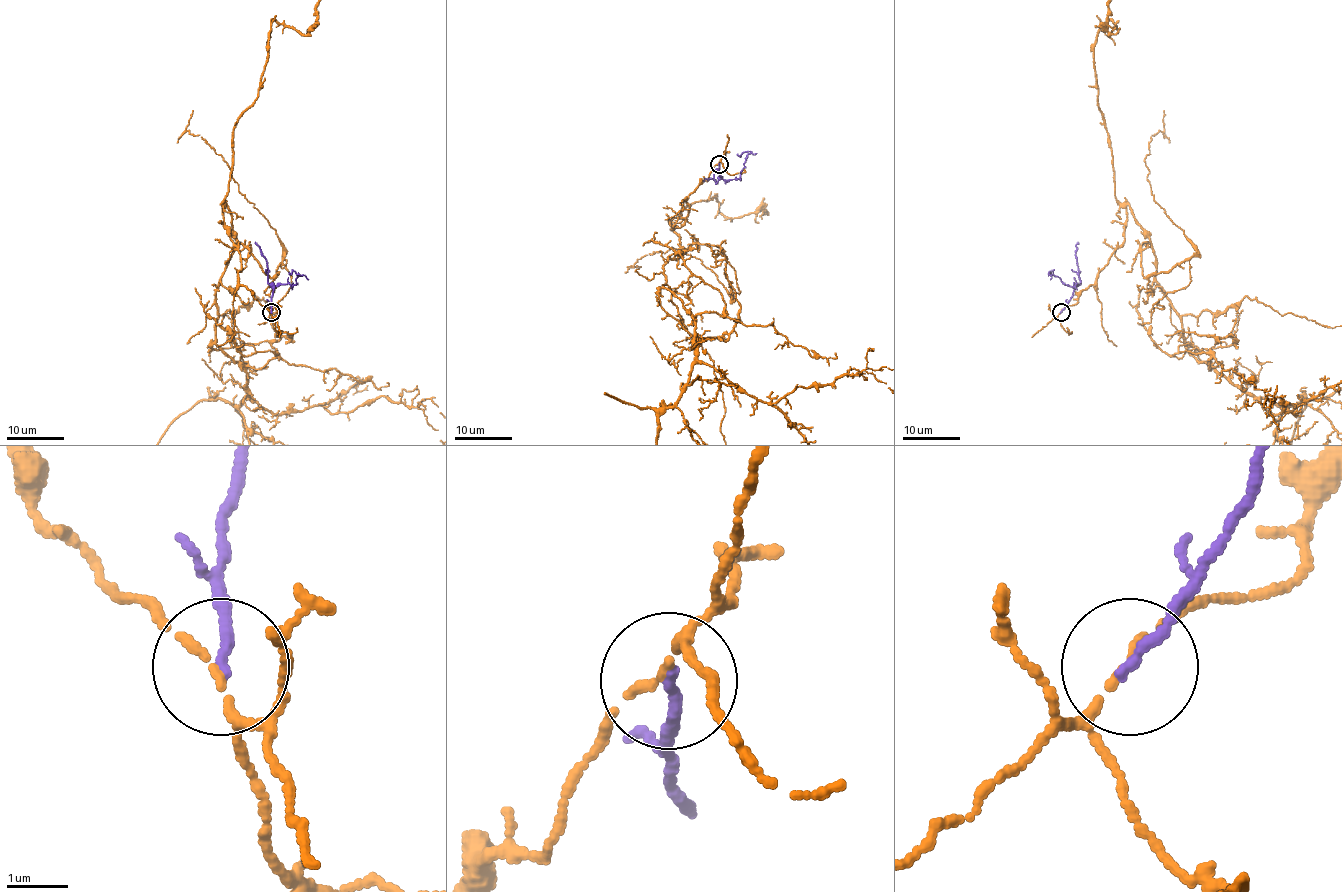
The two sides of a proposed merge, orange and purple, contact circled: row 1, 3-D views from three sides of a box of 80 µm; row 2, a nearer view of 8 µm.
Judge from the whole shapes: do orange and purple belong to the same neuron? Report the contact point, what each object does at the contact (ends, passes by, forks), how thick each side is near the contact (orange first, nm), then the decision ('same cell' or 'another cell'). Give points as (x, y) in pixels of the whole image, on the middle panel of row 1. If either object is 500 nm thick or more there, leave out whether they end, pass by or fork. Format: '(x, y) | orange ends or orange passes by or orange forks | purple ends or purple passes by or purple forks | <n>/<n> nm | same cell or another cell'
(719, 164) | orange passes by | purple ends | 110/170 nm | another cell

